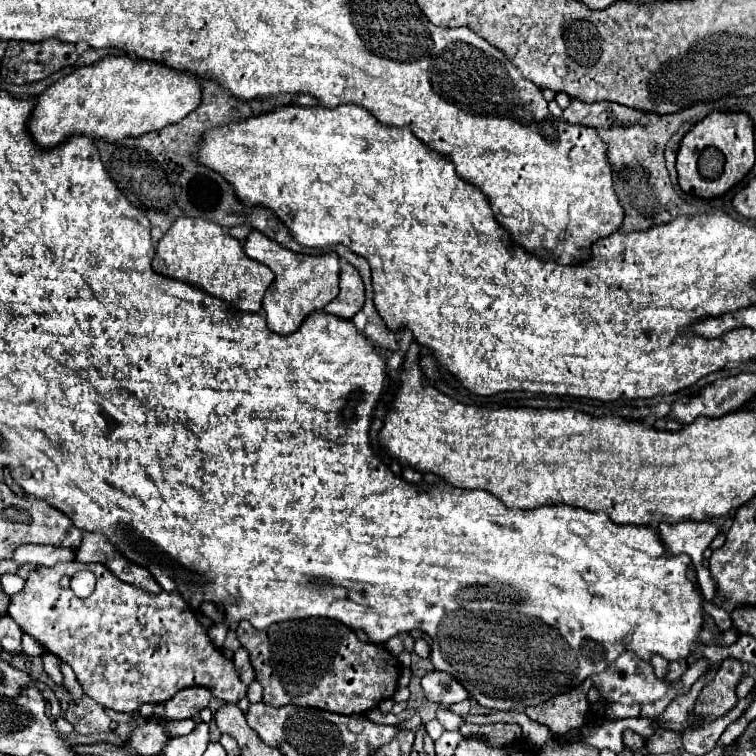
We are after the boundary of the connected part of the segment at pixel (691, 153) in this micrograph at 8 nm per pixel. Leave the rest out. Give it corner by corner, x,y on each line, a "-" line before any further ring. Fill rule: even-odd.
711,114
703,118
691,132
685,134
679,154
677,154
677,180
685,194
709,200
723,196
729,192
737,182
741,182
755,164
755,142
753,142
753,122
747,114
-
709,146
715,146
725,156
725,170
717,180
703,180
697,172
697,160
701,152

